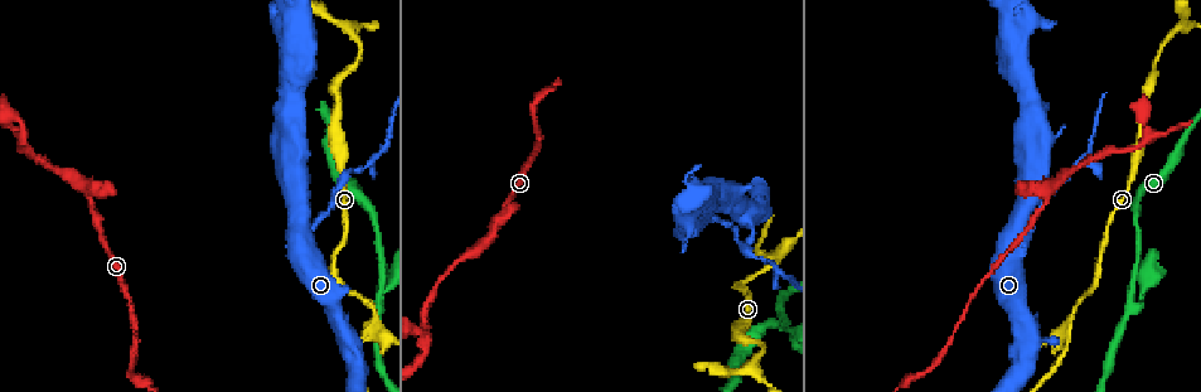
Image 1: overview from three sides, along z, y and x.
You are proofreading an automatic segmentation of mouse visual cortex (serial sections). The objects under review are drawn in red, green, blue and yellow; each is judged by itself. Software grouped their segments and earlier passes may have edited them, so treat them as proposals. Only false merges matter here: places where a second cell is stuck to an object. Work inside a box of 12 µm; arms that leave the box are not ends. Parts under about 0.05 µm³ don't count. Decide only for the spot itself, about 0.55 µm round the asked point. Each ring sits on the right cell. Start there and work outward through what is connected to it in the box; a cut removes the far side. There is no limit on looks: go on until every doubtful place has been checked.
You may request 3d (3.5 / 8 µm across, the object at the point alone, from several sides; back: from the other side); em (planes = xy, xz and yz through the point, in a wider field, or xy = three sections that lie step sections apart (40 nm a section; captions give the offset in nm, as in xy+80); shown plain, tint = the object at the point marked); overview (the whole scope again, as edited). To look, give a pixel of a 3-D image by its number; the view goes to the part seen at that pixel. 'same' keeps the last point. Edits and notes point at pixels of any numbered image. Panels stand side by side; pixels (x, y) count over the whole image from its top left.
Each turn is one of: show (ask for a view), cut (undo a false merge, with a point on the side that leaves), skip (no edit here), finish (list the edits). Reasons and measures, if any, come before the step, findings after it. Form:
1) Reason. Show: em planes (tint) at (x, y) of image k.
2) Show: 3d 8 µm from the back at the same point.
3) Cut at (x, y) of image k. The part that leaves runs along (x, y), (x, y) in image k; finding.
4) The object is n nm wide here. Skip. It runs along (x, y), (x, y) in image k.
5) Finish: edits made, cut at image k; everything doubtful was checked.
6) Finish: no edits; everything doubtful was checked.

Thin neck. Show: 3d 3.5 µm from the back at (380, 304) of image 1.

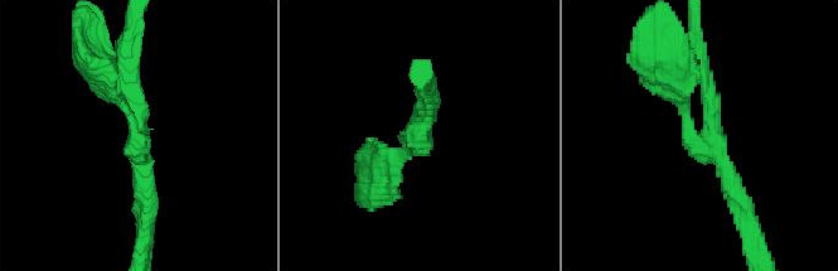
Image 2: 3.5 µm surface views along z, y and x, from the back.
3 arms meet here; the arms are 200, 250, 250 nm wide. Show: em xy step 1 (tint) at (709, 135) of image 2.

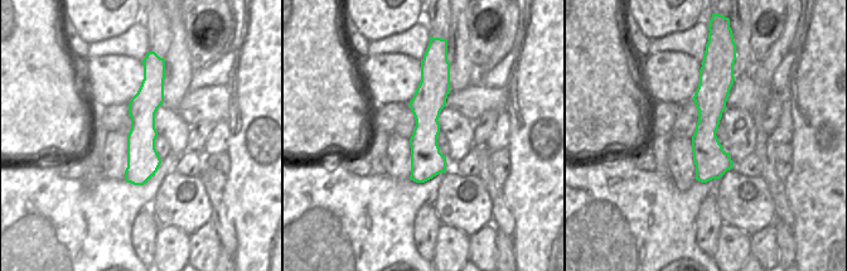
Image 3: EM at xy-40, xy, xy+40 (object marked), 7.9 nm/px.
Another direction. Show: em xy step 2 (tint) at the same point.

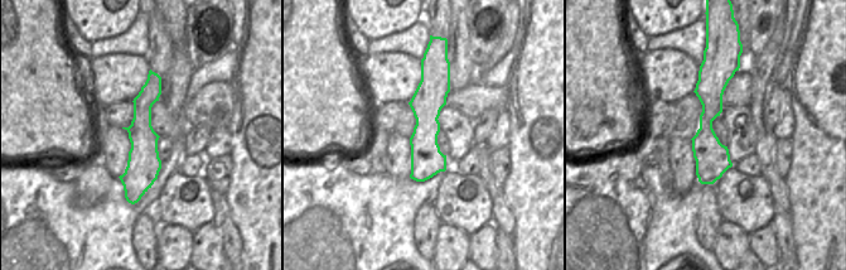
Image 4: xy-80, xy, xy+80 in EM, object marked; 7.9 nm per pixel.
Skip. It runs along (151, 75), (131, 199) in image 4; one cell here.

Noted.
Show: 3d 3.5 µm at (306, 235) of image 1.

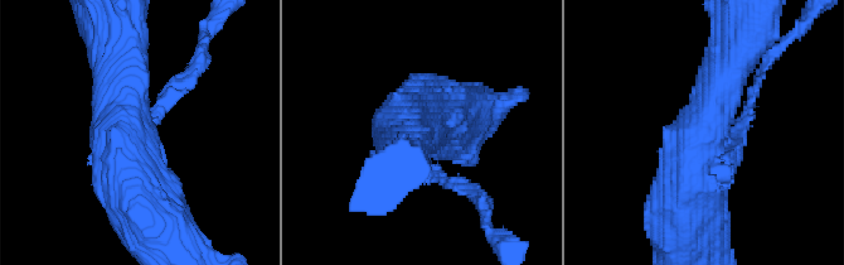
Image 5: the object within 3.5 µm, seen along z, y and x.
Need the tissue. Show: em planes (tint) at (721, 141) of image 5.

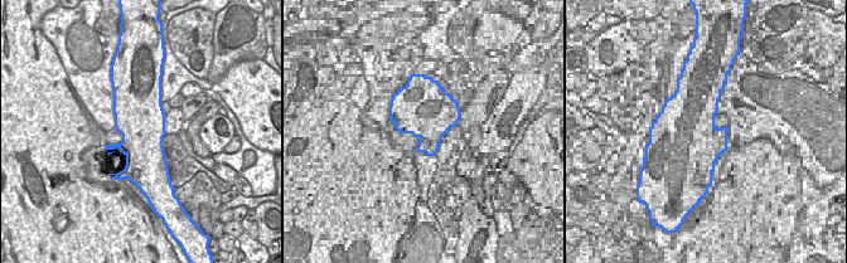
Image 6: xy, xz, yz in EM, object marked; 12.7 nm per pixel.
Cut at (459, 181) of image 5. The part that leaves runs along (432, 172), (483, 197), (486, 226) in image 5; two cells meet here.

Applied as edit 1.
Redraw. Show: overview.

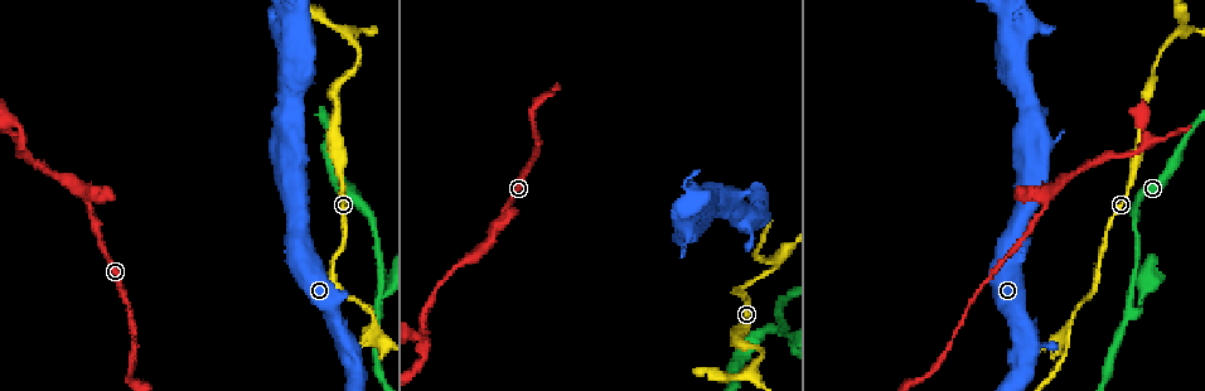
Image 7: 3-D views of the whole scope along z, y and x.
A fork. Show: 3d 3.5 µm at (781, 260) of image 7.

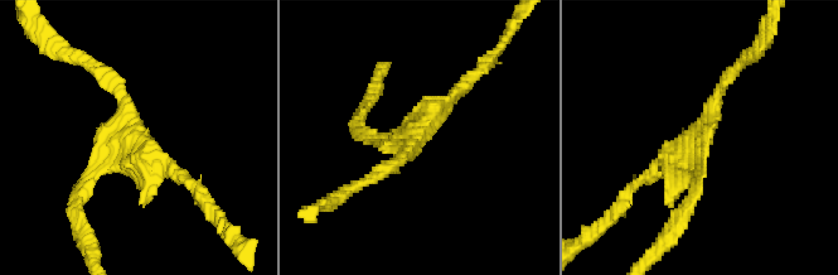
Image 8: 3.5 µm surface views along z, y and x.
Show: em xy step 1 (tint) at (126, 138) of image 8.

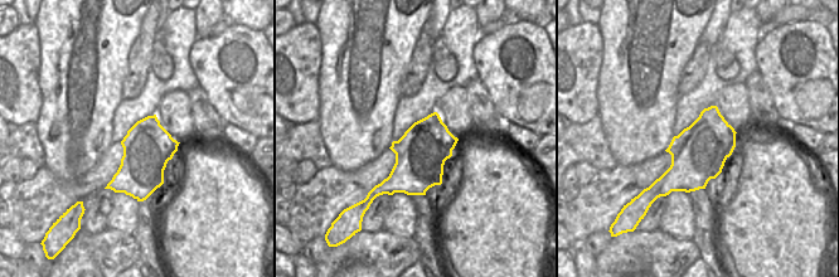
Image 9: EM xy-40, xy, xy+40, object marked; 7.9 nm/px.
Show: em planes (tint) at the same point.

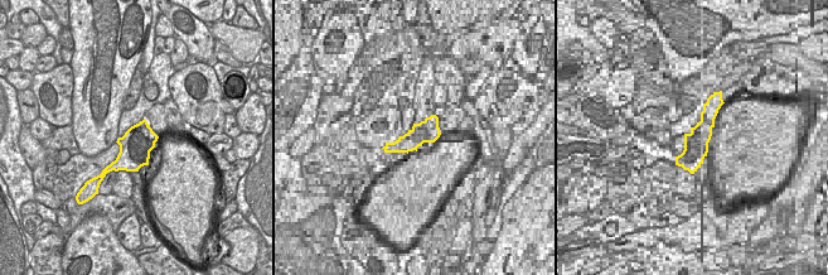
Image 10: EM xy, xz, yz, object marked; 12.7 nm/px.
Skip. It runs along (734, 72), (698, 138), (689, 203) in image 8; one cell here.

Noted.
Finish: edits made, cut at image 5; everything doubtful was checked.

